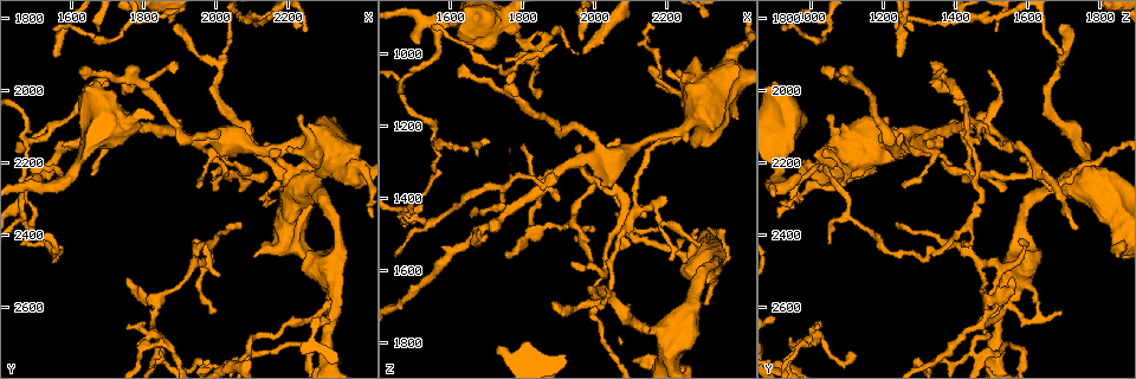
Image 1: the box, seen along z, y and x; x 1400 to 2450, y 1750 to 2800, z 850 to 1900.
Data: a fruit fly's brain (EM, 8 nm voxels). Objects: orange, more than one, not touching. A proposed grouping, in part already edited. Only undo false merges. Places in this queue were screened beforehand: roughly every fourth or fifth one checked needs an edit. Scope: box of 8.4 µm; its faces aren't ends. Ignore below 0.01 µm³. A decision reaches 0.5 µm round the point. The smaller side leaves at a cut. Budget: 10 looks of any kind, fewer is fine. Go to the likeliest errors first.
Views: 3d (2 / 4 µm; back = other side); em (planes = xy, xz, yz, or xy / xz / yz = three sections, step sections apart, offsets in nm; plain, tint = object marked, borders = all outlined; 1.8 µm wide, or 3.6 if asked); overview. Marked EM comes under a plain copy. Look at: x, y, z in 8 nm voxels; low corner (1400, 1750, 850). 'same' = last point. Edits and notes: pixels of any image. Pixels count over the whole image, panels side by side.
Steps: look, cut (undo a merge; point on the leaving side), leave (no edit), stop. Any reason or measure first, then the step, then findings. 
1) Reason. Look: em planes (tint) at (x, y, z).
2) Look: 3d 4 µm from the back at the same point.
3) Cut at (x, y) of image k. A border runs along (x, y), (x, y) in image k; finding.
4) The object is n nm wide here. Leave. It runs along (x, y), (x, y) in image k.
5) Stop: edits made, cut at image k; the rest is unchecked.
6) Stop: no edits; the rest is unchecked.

Arms part here. Look: 3d 4 µm at (1845, 2695, 995).

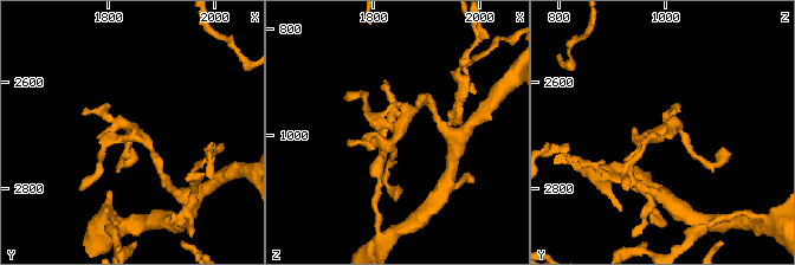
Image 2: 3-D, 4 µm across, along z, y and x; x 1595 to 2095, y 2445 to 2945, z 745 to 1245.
Need the tissue. Look: em 3.6 µm planes (tint) at (1850, 2700, 990).

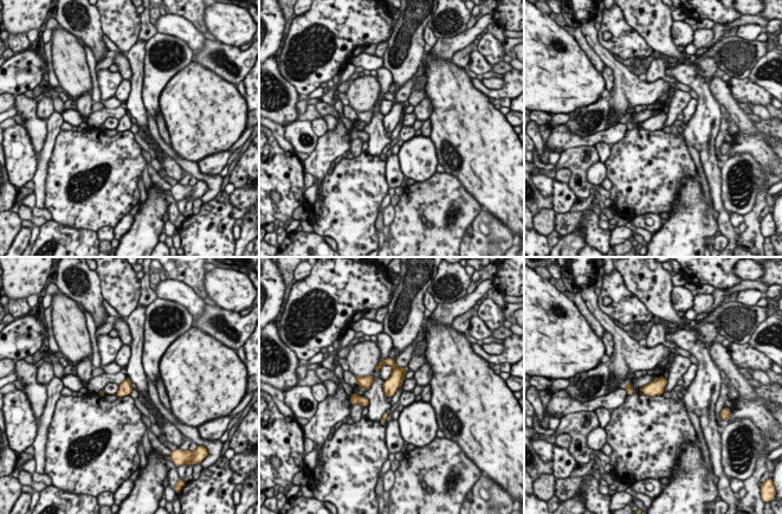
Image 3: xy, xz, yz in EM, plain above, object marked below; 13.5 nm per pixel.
Leave. One cell here.

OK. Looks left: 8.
Abrupt turn. Look: em planes (tint) at (1935, 2475, 1465).

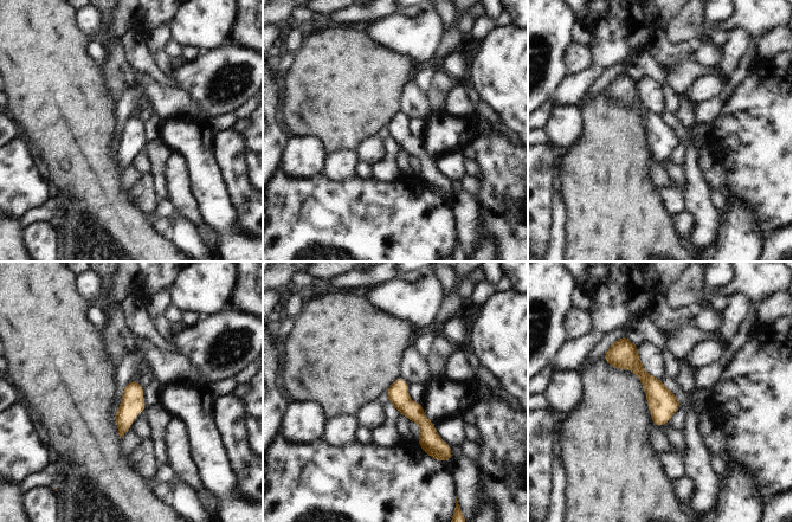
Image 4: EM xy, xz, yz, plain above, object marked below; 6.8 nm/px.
Leave. All the same cell.

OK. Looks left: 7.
Arms part here. Look: 3d 2 µm at (1475, 2160, 1450).

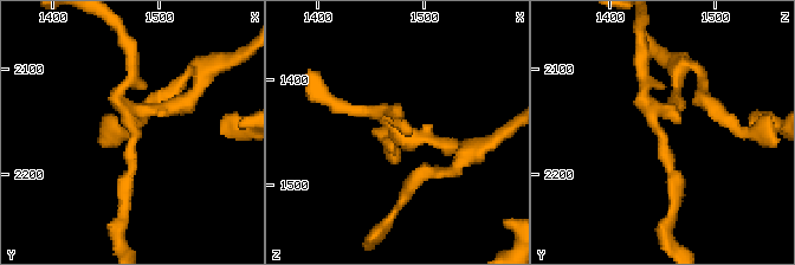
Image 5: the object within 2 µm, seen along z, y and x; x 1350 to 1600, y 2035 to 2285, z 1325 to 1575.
Need the tissue. Look: em yz step 8 (tint) at (1474, 2156, 1444).

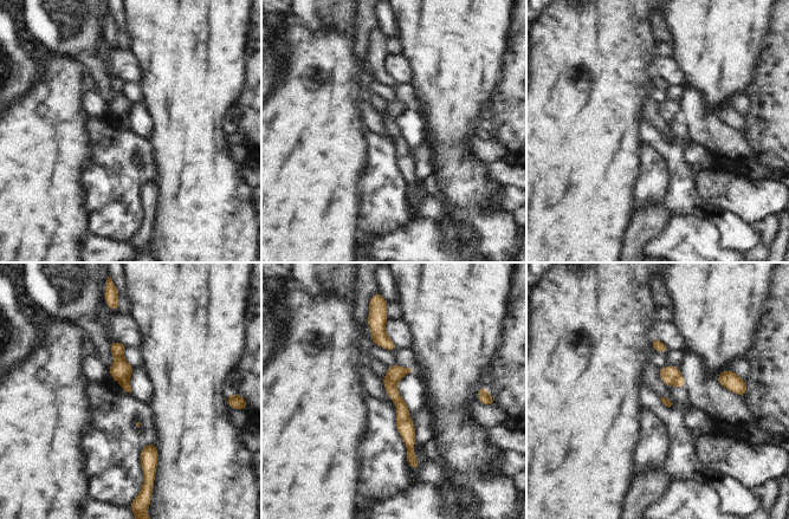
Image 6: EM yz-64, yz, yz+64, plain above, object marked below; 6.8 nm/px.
Cut it another way. Look: em planes (tint) at the same point.

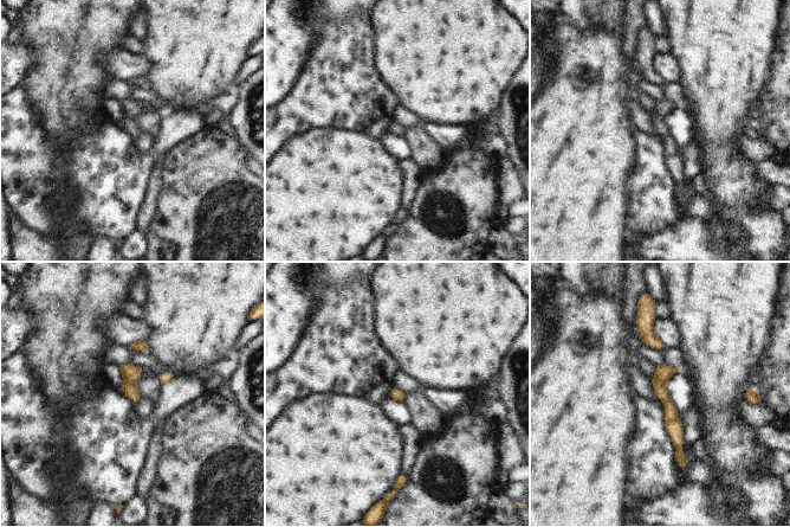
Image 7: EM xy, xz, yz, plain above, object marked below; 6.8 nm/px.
The object is 80 nm wide here. Leave. One cell here.

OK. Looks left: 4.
Calibre changes. Look: 3d 4 µm at (2345, 2200, 1080).

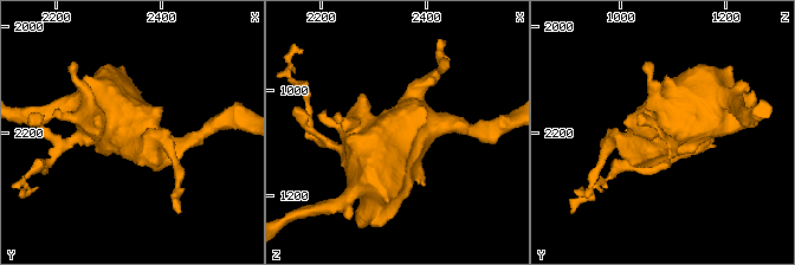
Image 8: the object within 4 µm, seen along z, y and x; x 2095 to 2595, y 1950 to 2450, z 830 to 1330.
Shape alone is not enough. Look: em 3.6 µm planes (tint) at (2345, 2200, 1080).

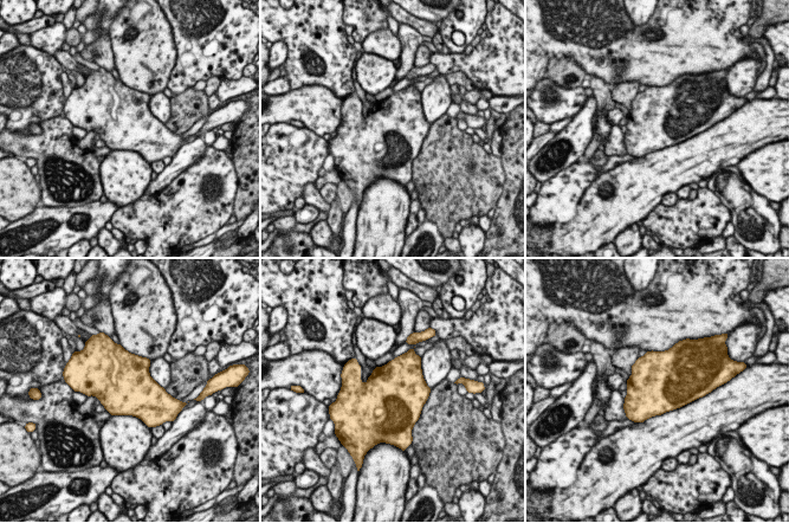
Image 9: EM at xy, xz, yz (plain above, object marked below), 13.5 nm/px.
Leave. Continuous, no second cell.

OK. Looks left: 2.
Abrupt turn. Look: 3d 4 µm from the back at (1555, 2425, 1190).

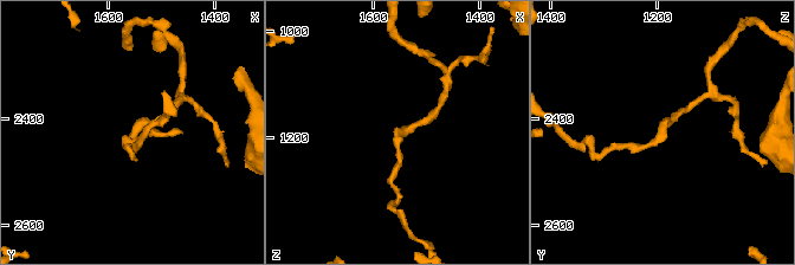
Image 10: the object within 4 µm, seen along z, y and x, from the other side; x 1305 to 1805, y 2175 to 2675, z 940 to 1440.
Shape alone is not enough. Look: em yz step 16 (tint) at (1555, 2420, 1185).

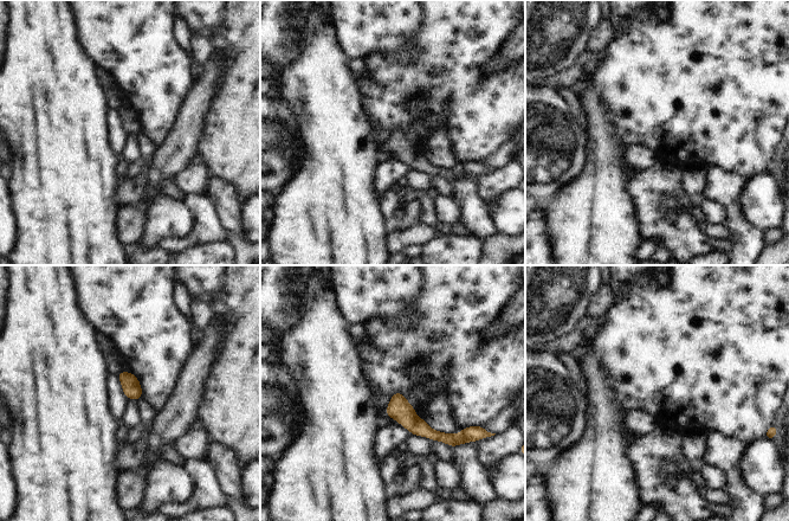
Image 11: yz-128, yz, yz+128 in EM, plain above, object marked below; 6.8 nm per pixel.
The object is 130 nm wide here. Leave. It runs along (395, 397), (421, 429), (451, 438) in image 11; one cell here.

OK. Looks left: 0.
Stop: no edits; the rest is unchecked.

